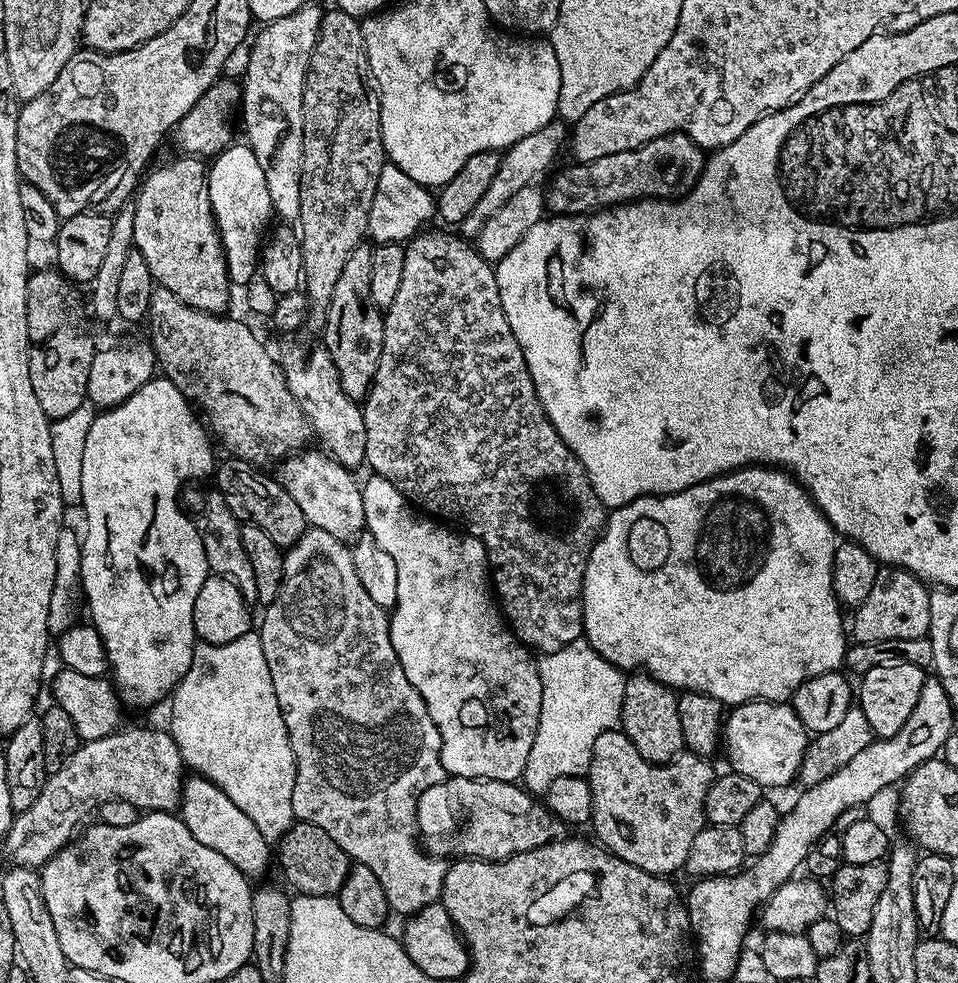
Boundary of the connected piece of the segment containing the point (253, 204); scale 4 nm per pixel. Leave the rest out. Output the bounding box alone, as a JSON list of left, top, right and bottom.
[208,142,274,286]

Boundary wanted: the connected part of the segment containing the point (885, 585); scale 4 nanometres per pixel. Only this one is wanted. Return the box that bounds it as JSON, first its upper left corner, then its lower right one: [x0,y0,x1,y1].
[850,566,930,644]

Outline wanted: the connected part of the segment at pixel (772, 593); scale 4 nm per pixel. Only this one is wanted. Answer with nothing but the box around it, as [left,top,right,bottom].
[583,466,846,706]

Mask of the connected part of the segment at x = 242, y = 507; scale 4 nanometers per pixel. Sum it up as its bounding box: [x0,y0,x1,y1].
[214,458,306,550]

